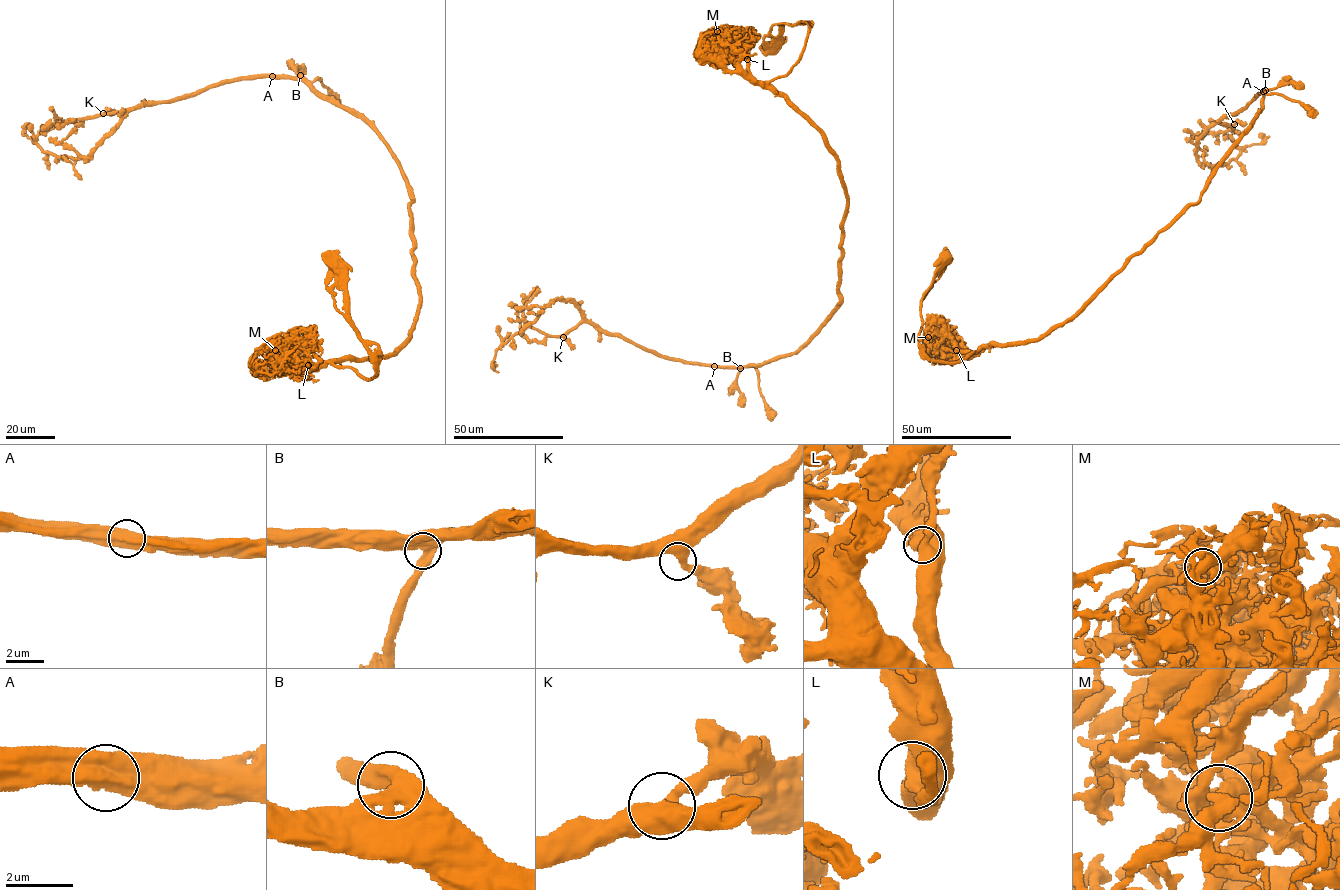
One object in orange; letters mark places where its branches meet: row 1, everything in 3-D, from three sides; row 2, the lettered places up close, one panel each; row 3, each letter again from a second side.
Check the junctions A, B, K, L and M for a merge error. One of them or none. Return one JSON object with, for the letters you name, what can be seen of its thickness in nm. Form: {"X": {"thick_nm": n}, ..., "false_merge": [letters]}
{"false_merge": []}

